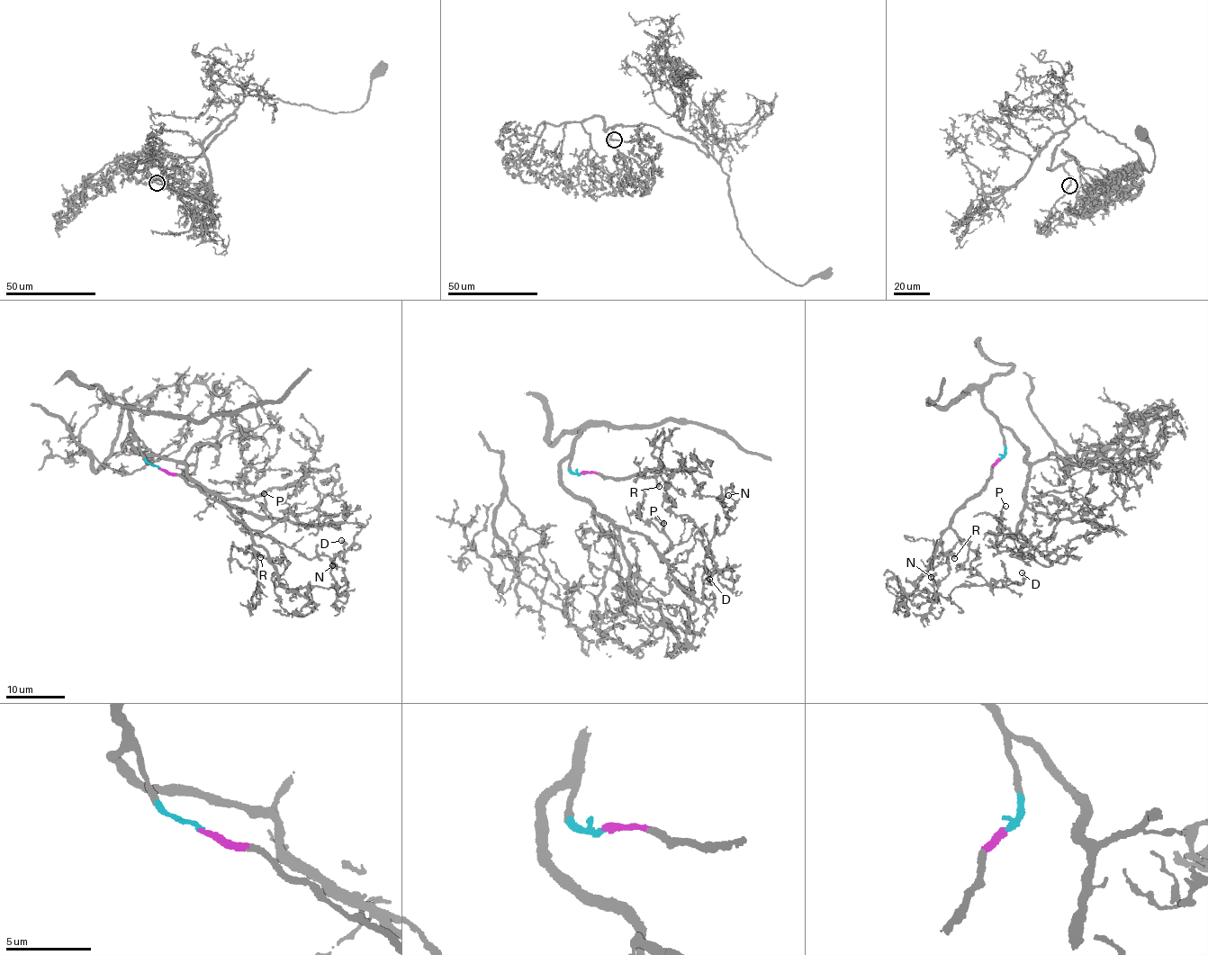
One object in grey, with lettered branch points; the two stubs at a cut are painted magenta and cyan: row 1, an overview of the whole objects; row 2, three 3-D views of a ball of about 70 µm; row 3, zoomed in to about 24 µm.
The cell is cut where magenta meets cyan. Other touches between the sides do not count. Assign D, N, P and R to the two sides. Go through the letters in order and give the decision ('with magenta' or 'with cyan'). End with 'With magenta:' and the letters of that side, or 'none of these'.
D: with magenta
N: with magenta
P: with cyan
R: with magenta
With magenta: D, N, R

